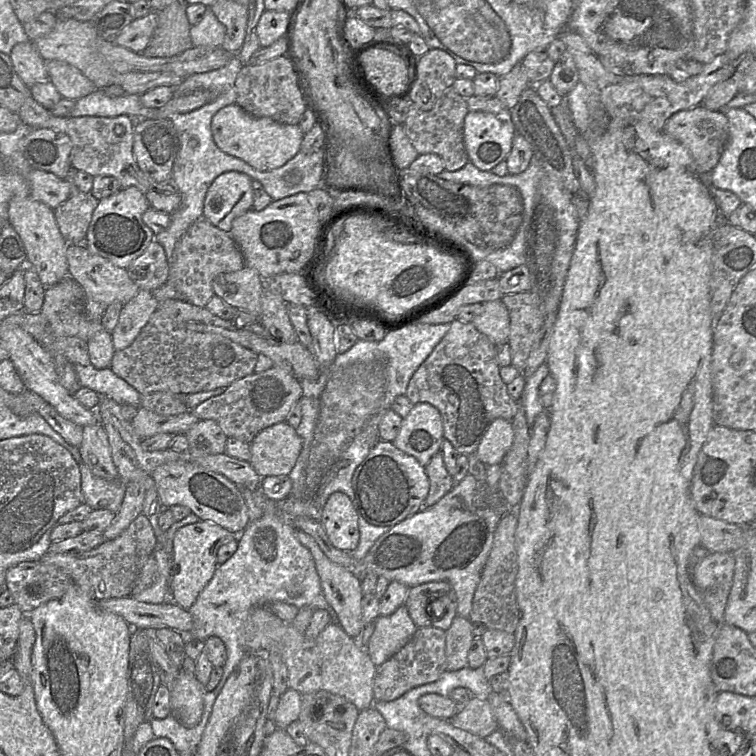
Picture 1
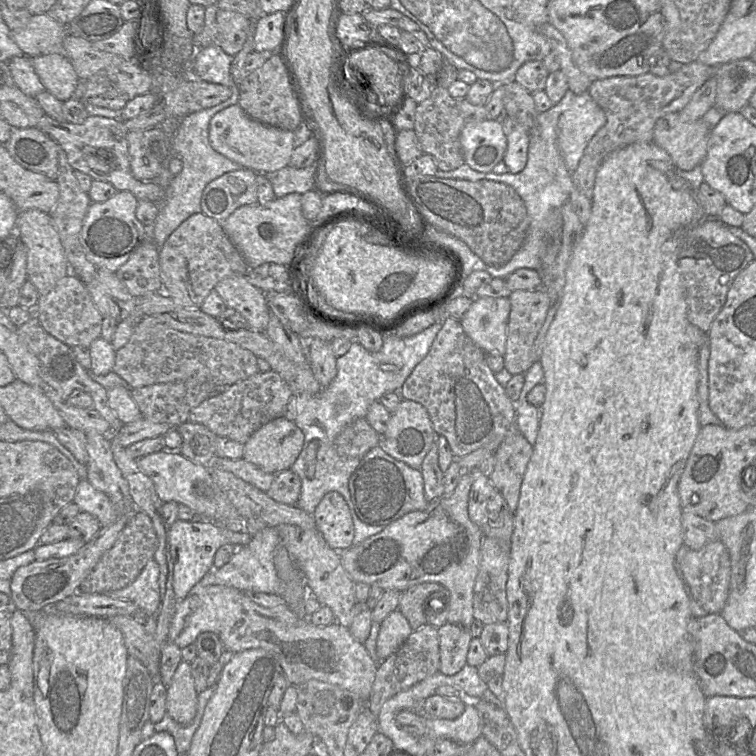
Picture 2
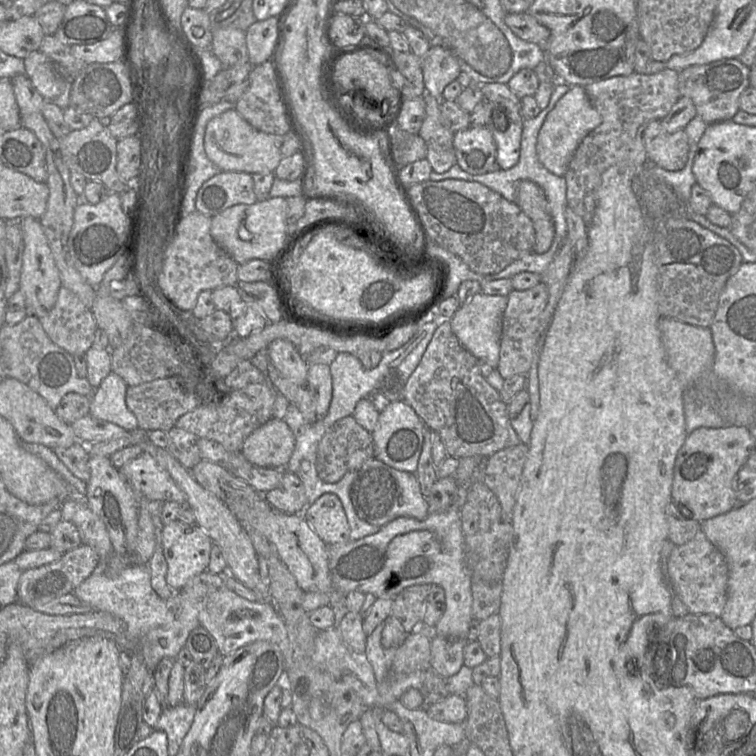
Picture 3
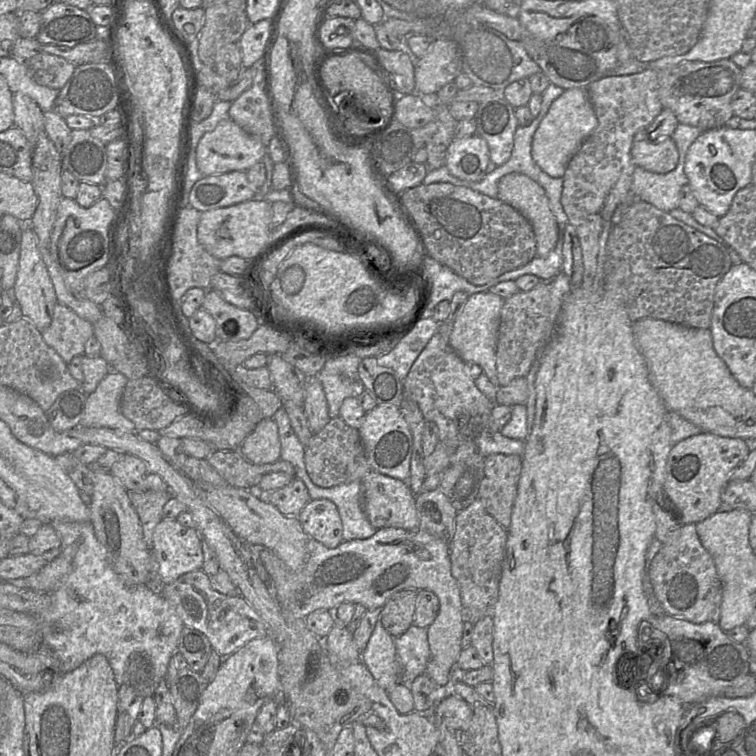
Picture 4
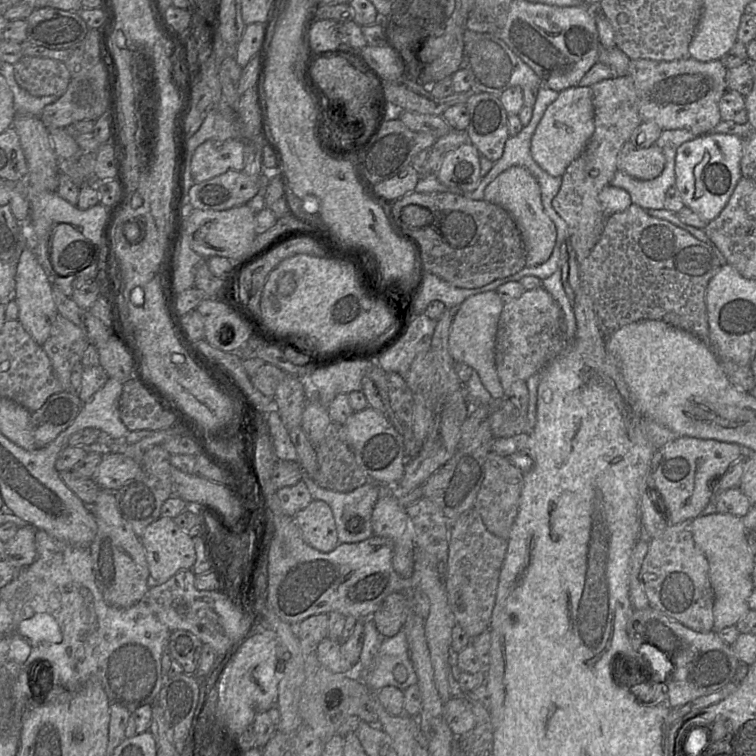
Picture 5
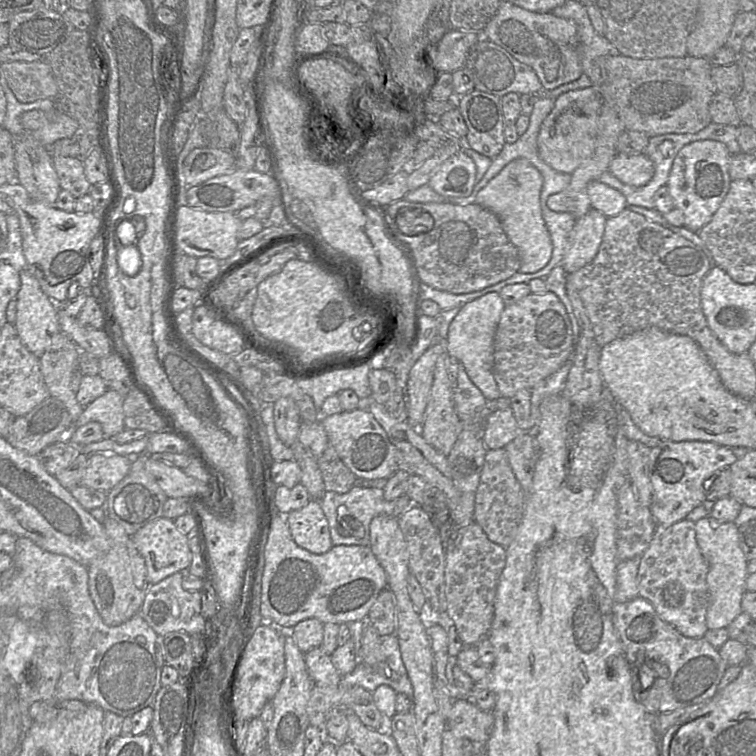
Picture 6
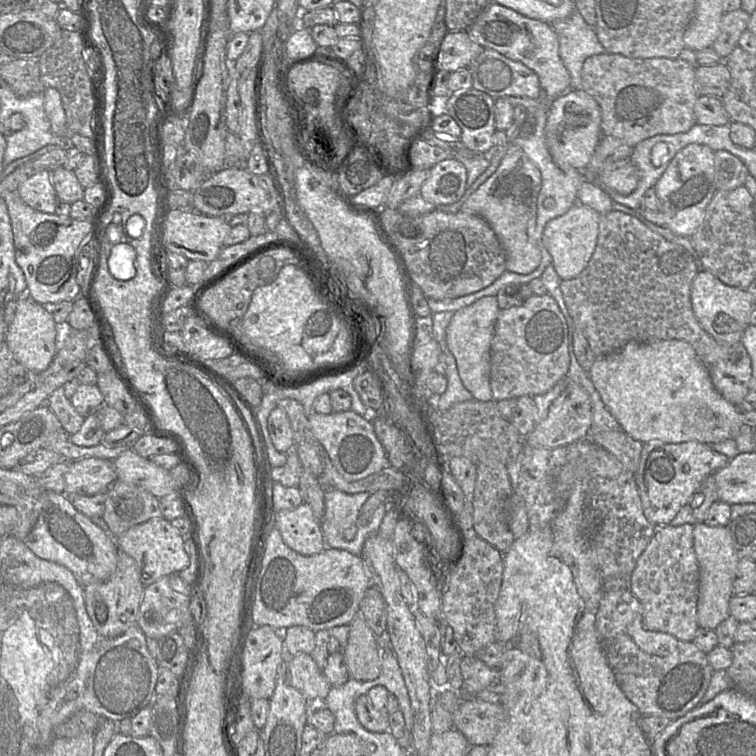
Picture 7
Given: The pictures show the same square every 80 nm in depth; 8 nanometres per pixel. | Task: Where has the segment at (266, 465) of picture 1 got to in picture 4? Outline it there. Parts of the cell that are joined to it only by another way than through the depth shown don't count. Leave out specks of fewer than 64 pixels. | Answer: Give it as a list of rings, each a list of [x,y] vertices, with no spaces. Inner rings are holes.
[[[264,417],[245,438],[238,451],[251,463],[270,464],[280,459],[280,439],[276,423]]]

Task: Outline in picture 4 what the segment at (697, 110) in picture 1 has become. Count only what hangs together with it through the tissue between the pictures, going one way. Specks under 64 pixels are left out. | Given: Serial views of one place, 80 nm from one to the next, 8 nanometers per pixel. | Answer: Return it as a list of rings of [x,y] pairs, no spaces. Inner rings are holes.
[[[645,129],[635,135],[630,154],[636,167],[659,174],[675,169],[679,160],[677,147],[671,136],[652,141]]]

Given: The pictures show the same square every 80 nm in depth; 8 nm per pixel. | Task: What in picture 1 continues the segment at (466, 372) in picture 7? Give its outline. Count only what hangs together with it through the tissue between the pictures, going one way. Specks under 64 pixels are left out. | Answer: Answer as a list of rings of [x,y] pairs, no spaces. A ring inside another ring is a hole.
[[[501,300],[488,301],[482,304],[482,312],[471,323],[496,346],[507,343],[510,333],[507,307]]]

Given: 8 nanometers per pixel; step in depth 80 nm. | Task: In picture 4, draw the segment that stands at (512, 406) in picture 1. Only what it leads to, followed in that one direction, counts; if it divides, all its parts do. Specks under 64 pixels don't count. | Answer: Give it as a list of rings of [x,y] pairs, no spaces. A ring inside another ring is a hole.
[[[437,332],[412,364],[404,379],[404,390],[405,396],[417,403],[423,417],[435,423],[439,441],[449,448],[457,449],[463,442],[472,442],[484,457],[492,454],[523,456],[525,441],[505,437],[500,431],[490,427],[491,412],[495,403],[476,387],[474,380],[465,371],[465,361],[451,348],[449,341],[445,341]]]

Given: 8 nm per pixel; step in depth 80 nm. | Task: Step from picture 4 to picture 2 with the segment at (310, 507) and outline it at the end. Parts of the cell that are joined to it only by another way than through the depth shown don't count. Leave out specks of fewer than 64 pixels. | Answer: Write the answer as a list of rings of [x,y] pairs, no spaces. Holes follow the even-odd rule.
[[[326,493],[312,516],[316,529],[330,547],[342,552],[353,545],[354,524],[351,512],[340,493]]]

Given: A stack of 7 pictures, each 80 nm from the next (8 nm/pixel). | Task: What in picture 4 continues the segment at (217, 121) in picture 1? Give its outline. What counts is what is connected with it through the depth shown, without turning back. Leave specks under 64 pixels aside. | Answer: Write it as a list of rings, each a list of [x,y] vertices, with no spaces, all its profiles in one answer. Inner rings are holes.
[[[228,117],[201,138],[196,149],[196,164],[205,177],[231,171],[247,171],[259,163],[266,153],[267,146],[261,140],[247,133]]]

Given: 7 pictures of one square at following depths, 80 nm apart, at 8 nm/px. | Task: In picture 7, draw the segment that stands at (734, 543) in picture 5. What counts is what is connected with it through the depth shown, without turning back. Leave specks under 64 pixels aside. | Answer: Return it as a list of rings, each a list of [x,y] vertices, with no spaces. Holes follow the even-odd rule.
[[[697,523],[693,529],[694,551],[699,565],[697,623],[700,628],[715,628],[730,616],[729,602],[733,597],[732,585],[740,558],[737,556],[727,526],[708,526]]]

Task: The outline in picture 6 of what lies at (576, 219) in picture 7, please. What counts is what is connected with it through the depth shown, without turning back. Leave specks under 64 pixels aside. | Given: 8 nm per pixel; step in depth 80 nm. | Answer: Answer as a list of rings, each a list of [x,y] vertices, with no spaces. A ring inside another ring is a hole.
[[[591,209],[575,221],[560,265],[566,274],[575,273],[593,261],[602,243],[606,220],[600,211]]]

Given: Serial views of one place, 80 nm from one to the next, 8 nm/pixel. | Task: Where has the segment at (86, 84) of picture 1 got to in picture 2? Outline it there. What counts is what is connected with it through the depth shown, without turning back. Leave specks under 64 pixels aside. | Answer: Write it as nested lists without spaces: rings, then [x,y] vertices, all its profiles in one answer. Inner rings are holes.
[[[60,54],[30,58],[45,90],[62,102],[77,96],[81,80],[68,58]]]

